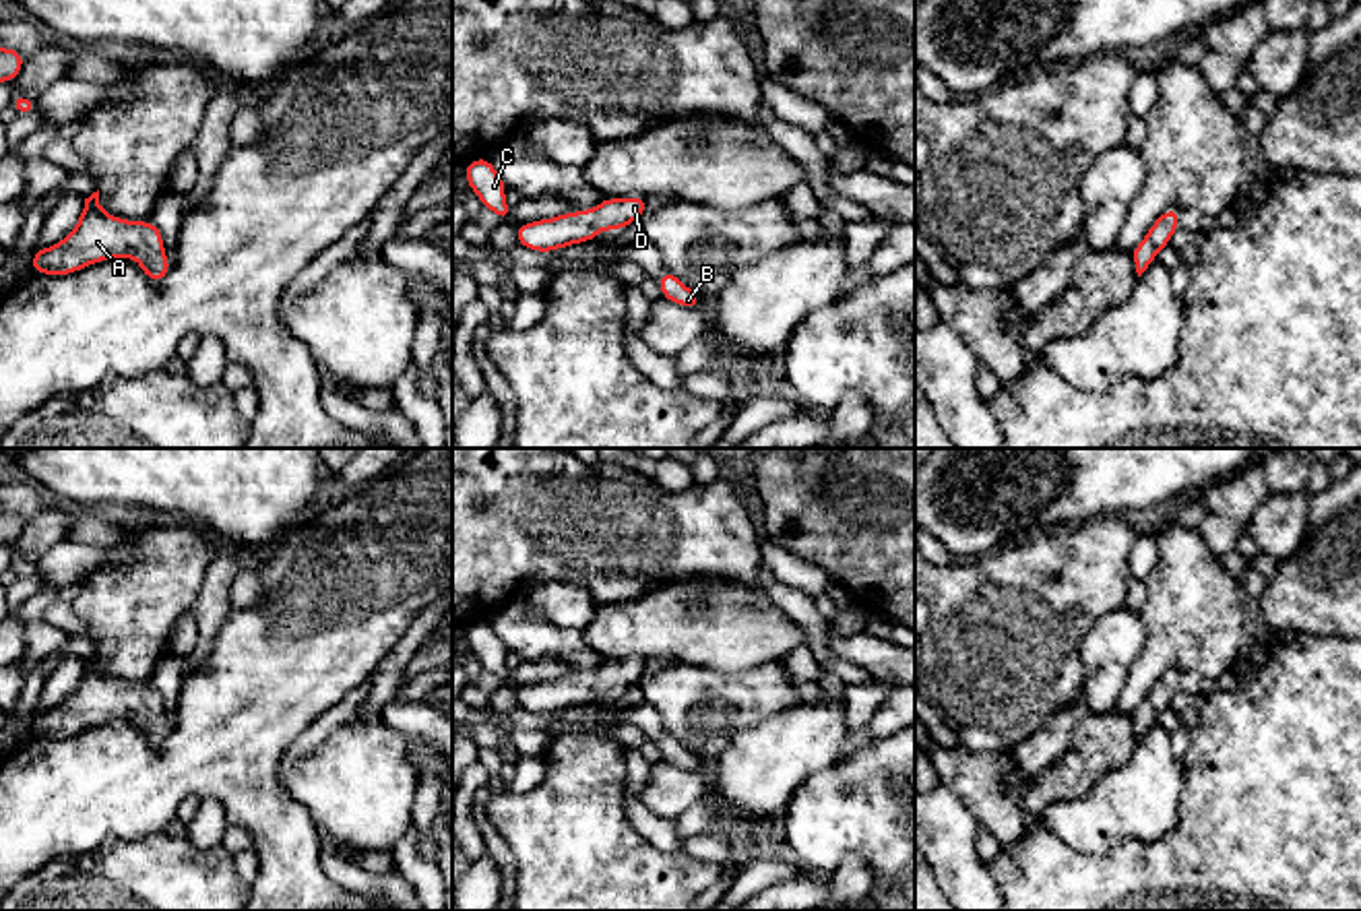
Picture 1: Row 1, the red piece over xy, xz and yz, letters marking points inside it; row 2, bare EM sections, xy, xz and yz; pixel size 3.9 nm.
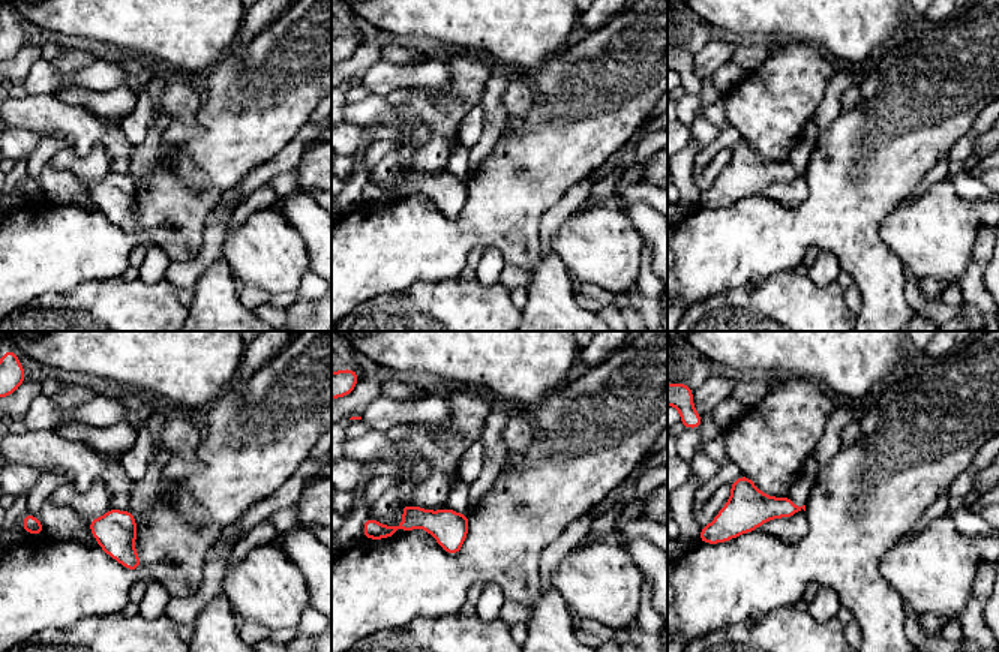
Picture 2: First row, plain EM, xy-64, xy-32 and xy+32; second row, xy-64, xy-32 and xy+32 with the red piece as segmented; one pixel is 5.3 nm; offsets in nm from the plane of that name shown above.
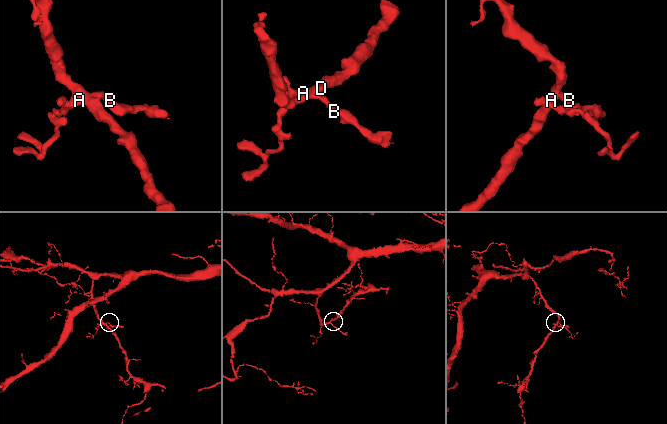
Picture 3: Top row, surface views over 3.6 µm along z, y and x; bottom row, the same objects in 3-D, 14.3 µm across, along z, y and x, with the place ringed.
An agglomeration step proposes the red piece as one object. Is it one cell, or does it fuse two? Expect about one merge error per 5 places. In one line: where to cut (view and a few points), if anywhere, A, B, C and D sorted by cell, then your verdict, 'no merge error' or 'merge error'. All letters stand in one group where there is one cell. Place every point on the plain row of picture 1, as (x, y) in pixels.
cut none; groups A B C D; no merge error

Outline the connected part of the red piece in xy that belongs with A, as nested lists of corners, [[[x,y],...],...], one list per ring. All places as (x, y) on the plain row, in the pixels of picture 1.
[[[99,653],[85,661],[76,690],[56,709],[37,711],[31,735],[72,737],[114,719],[138,721],[136,733],[161,746],[171,727],[163,713],[163,694],[149,684],[126,684],[99,669]]]

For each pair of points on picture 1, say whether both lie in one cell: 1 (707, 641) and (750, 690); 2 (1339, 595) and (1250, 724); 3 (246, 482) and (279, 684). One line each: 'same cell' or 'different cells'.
1: different cells
2: different cells
3: different cells

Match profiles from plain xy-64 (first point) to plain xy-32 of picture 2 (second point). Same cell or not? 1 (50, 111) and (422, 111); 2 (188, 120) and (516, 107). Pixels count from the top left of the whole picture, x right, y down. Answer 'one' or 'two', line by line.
1: two
2: one

